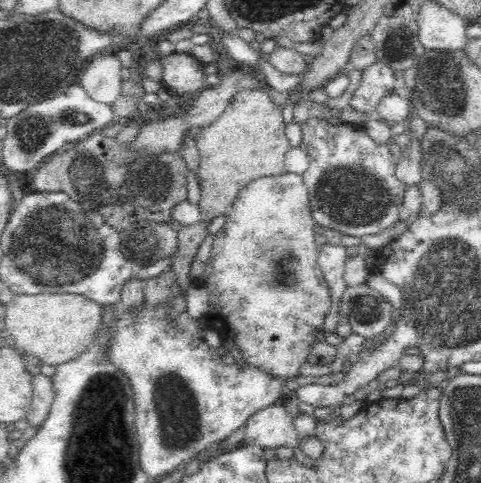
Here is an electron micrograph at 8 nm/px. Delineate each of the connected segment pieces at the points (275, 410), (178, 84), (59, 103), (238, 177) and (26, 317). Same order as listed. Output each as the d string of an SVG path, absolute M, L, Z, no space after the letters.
M272 404L255 412L245 422L245 442L262 448L291 449L296 446L298 431L284 405Z
M171 53L162 57L162 78L159 81L170 94L182 96L185 100L193 98L205 87L204 64L190 53Z
M78 82L69 86L66 92L60 92L53 98L34 103L24 110L7 118L7 126L2 154L4 167L11 171L24 173L39 166L47 157L60 151L115 121L109 104L92 100Z
M269 87L243 90L237 92L225 111L210 126L195 130L193 132L196 147L199 153L200 185L202 185L200 207L202 221L211 222L213 218L227 215L238 194L249 184L251 180L287 174L285 156L291 148L290 141L285 133L282 118L282 106L278 106L269 92Z
M78 294L18 295L6 304L5 329L17 350L38 356L44 365L58 366L82 354L100 331L104 306Z

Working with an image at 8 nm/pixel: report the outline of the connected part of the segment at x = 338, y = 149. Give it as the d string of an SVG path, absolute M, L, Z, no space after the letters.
M316 114L301 124L302 141L300 149L309 159L308 169L302 174L304 185L310 193L310 206L316 225L346 235L362 237L382 233L403 215L402 204L407 187L395 176L396 164L403 162L402 150L394 142L375 144L367 130L360 125L343 123L334 125Z

